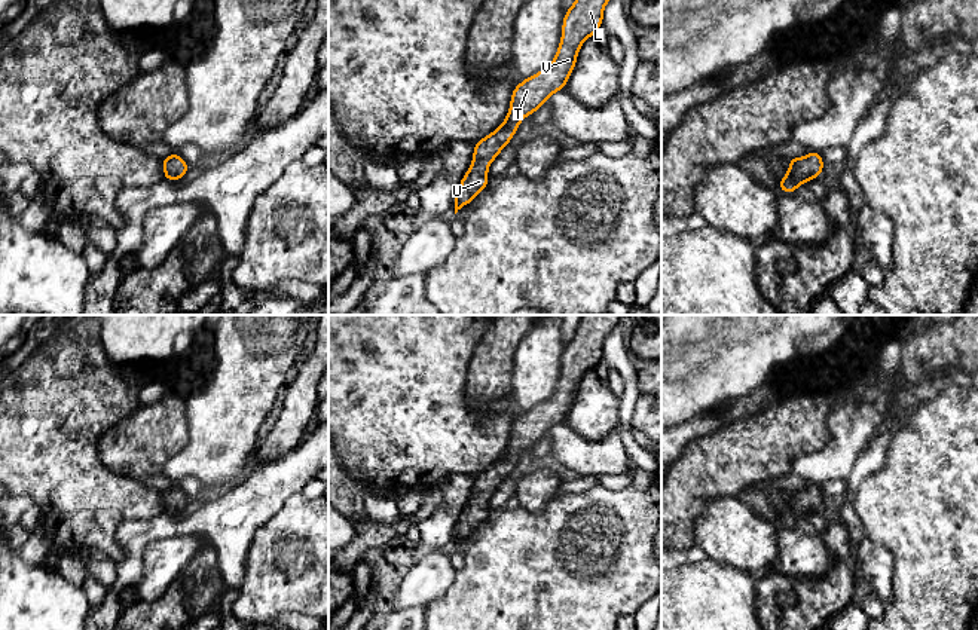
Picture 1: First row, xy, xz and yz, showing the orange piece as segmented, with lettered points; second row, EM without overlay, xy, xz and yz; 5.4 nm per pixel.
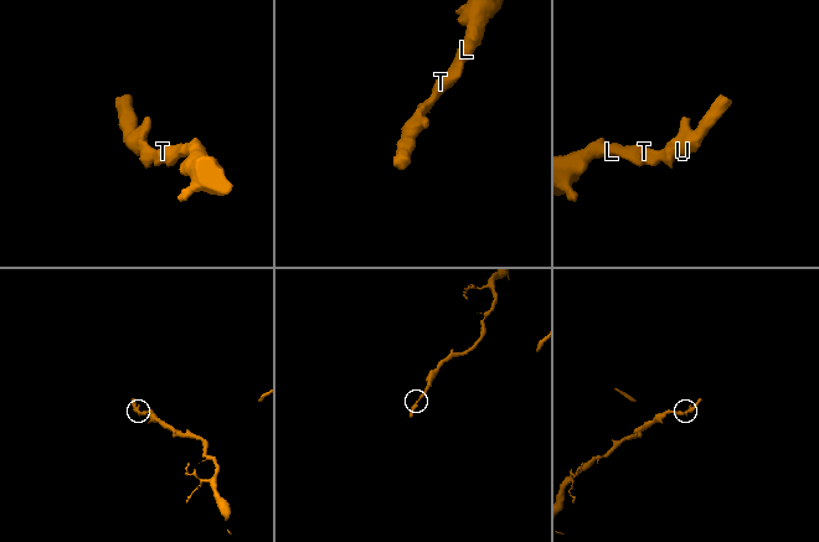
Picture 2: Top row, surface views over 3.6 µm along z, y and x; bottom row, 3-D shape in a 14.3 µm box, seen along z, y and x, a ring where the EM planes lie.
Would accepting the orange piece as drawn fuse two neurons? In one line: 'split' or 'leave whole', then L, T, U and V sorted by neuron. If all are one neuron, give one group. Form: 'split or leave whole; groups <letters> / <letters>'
leave whole; groups L T U V

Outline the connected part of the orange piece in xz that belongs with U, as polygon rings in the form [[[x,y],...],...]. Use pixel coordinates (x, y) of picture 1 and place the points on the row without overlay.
[[[583,315],[574,337],[565,345],[560,376],[553,395],[513,420],[504,455],[493,465],[474,475],[471,499],[461,511],[455,527],[455,547],[464,538],[470,538],[488,520],[489,498],[510,477],[522,452],[532,449],[554,425],[565,422],[577,397],[581,377],[602,360],[606,336],[626,316]]]

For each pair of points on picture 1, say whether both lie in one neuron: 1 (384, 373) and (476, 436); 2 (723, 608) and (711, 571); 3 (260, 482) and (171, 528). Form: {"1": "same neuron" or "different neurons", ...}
{"1": "same neuron", "2": "same neuron", "3": "same neuron"}

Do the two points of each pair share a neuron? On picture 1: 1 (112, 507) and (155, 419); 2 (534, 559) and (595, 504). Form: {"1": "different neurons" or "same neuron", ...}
{"1": "different neurons", "2": "same neuron"}

